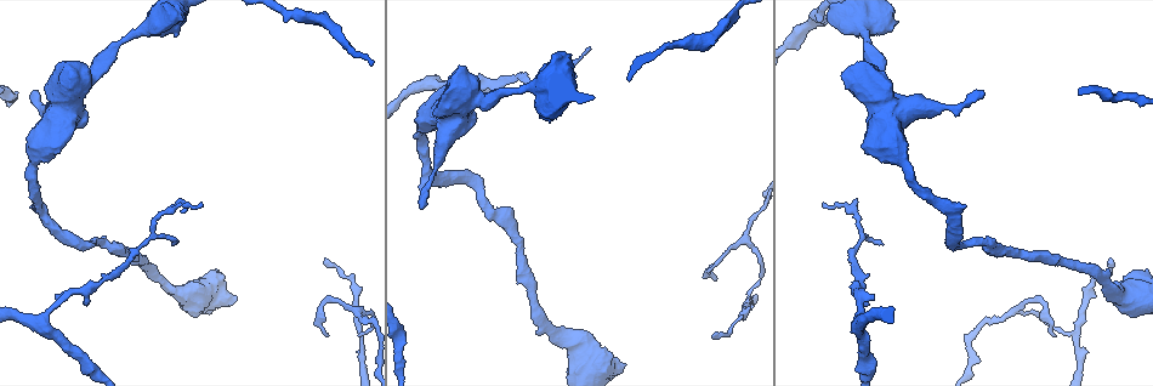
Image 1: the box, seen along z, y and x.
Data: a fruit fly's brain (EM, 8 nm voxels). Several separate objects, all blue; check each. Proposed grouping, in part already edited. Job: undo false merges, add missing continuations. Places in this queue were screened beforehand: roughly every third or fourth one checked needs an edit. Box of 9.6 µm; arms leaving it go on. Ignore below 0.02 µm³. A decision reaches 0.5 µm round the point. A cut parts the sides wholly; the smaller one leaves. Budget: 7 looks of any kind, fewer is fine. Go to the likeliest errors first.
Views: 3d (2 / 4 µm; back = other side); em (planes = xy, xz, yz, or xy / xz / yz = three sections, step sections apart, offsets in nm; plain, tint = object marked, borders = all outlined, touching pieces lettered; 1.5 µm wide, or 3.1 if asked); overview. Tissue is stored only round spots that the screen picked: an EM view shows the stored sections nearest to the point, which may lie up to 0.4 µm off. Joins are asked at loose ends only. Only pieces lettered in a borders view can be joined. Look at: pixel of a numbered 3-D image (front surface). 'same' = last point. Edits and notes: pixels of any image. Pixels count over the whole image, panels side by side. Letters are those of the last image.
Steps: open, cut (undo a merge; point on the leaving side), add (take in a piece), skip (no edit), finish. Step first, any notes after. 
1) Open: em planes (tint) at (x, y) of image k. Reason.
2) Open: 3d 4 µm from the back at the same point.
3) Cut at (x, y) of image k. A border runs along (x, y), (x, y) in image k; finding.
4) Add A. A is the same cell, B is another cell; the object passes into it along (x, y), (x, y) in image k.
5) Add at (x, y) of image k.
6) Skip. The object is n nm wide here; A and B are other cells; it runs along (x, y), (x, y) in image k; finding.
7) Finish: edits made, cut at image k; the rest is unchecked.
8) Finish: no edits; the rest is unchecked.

Open: 3d 2 µm at (200, 204) of image 1.

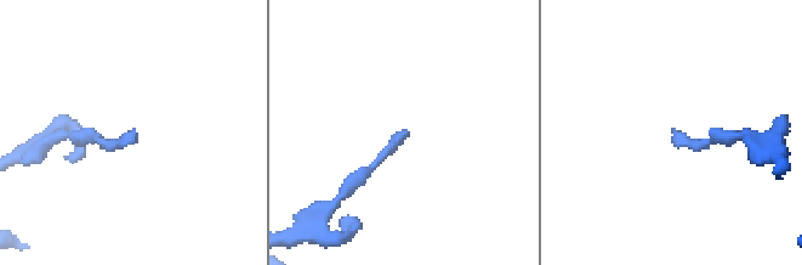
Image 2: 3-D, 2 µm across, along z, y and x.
Open: em xz step 4 (tint) at (134, 132) of image 2. Need the tissue.

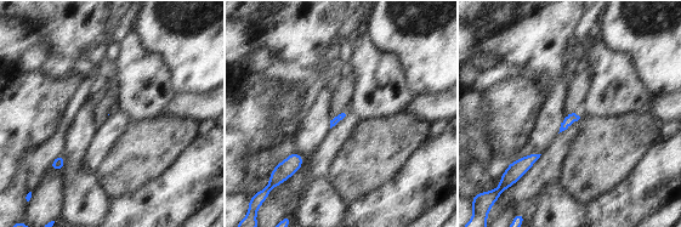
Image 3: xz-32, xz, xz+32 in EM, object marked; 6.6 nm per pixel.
Open: em planes (borders) at the same point.

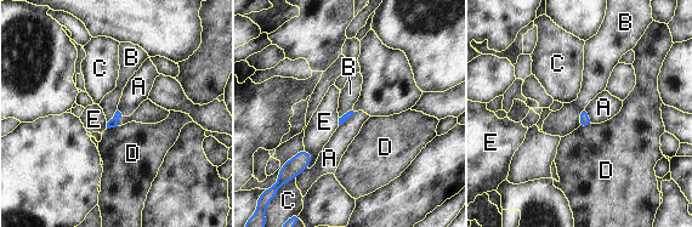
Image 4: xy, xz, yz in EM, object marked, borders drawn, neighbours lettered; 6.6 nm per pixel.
Skip. A, B, C, D and E are other cells; no lettered piece goes on from it.

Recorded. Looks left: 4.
Open: 3d 4 µm at (714, 336) of image 1. Free end.

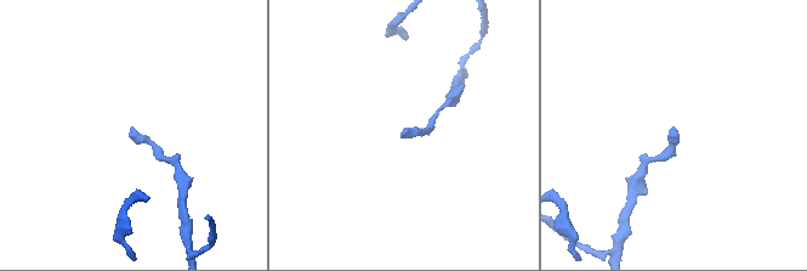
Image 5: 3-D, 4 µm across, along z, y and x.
Open: em planes (tint) at (403, 131) of image 5. Now the EM.

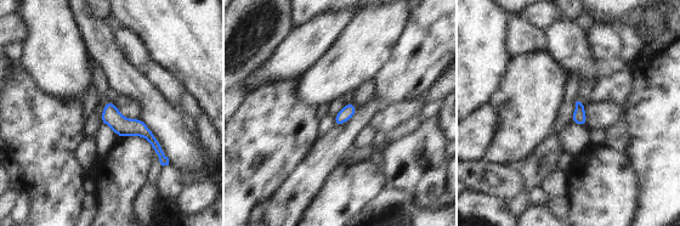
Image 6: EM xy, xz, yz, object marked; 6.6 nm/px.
Open: em planes (borders) at the same point. See the neighbours.

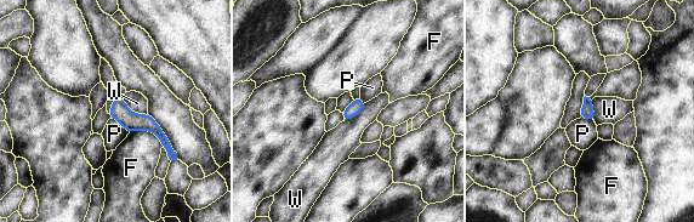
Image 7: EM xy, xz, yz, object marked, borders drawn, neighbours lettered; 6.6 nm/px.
Skip. The object is 90 nm wide here; F, P and W are other cells; a border runs along (123, 100), (132, 112), (147, 113) in image 7; none of them fits.

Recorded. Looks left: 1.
Finish: no edits; the rest is unchecked.

